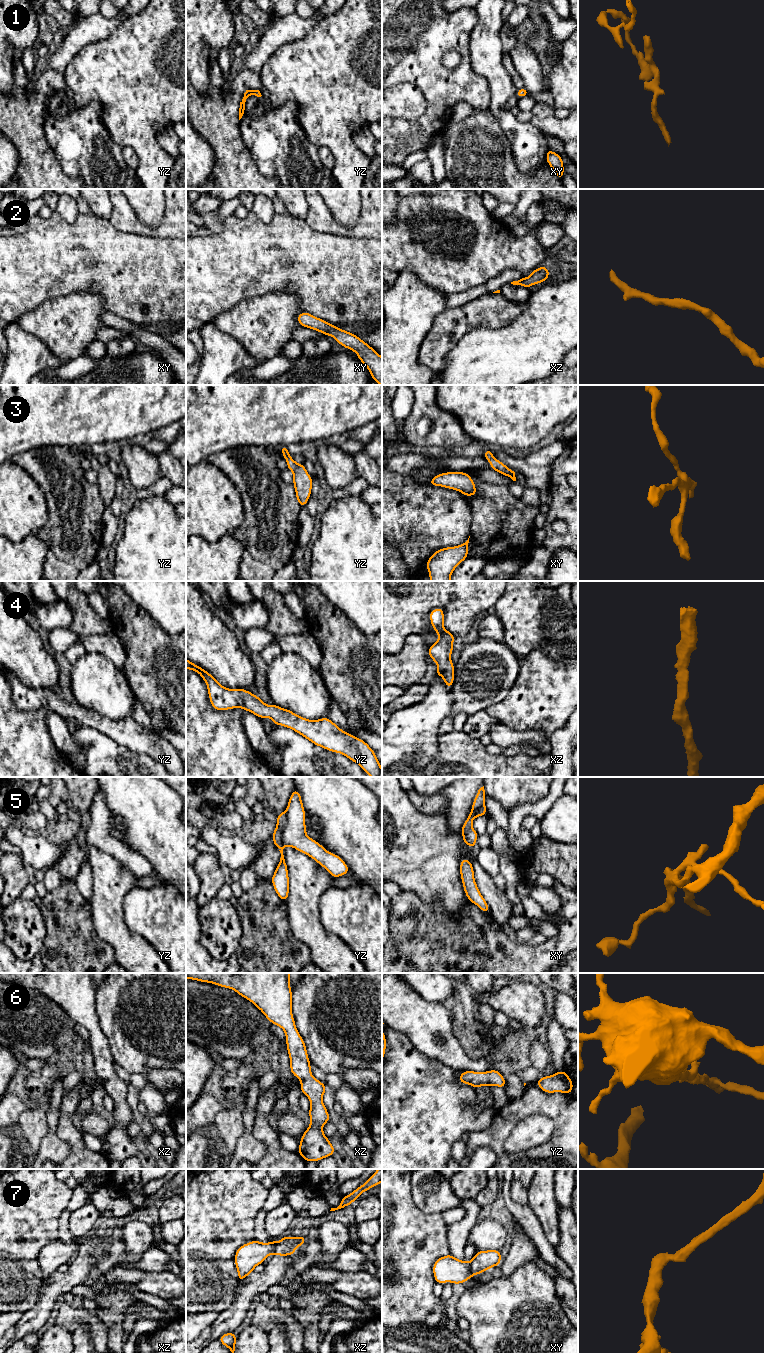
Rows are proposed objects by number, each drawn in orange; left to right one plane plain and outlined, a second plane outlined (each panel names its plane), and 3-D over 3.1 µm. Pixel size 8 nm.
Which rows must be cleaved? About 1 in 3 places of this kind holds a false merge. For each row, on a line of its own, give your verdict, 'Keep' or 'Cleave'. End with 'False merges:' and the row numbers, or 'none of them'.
1: Keep
2: Keep
3: Keep
4: Keep
5: Keep
6: Keep
7: Cleave
False merges: 7

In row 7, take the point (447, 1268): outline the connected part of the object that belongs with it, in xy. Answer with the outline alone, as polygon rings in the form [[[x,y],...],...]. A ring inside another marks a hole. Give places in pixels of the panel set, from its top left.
[[[451,1254],[438,1258],[433,1264],[433,1275],[435,1282],[443,1284],[461,1284],[473,1277],[469,1262],[458,1260]]]

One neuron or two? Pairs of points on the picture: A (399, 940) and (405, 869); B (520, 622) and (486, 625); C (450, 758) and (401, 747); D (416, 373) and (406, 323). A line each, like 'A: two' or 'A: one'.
A: two
B: two
C: two
D: one

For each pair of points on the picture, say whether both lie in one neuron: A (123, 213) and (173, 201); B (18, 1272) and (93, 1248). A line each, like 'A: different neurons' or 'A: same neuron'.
A: same neuron
B: different neurons

